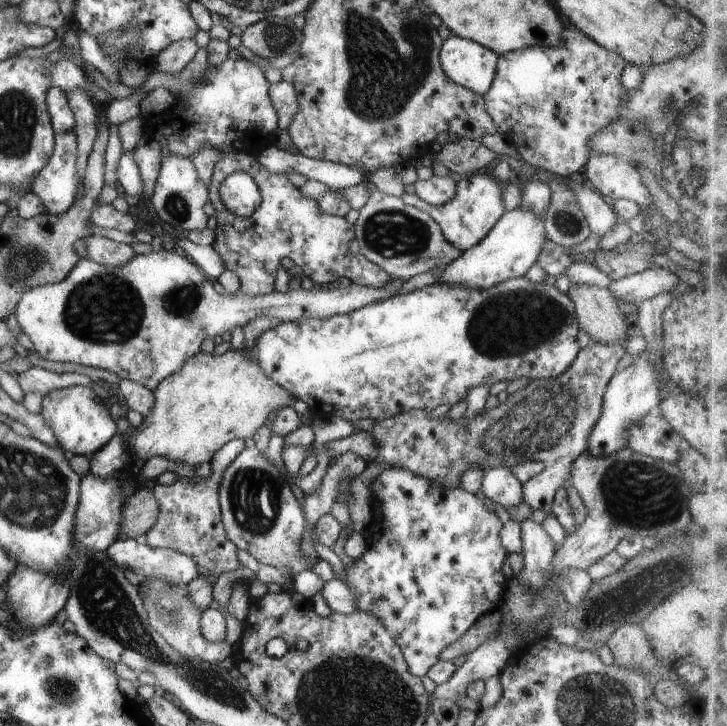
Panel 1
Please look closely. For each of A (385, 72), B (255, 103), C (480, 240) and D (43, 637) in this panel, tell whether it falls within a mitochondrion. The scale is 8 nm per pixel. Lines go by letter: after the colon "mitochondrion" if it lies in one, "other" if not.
A: mitochondrion
B: other
C: other
D: other

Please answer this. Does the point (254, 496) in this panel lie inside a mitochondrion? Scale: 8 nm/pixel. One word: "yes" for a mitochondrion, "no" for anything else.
yes

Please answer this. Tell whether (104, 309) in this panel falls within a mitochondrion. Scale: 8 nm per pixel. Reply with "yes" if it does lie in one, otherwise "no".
yes

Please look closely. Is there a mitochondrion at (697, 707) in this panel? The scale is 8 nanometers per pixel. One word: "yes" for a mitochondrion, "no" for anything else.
no

